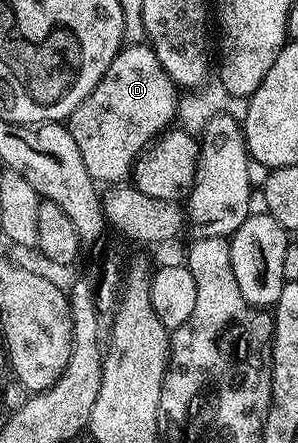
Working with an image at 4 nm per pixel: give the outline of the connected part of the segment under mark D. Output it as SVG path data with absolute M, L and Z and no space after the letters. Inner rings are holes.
M142 41L122 46L115 61L107 65L107 73L103 73L99 85L91 89L89 96L71 112L67 120L71 137L75 137L75 146L83 156L83 165L87 165L87 173L91 173L93 180L101 185L117 185L128 180L137 156L174 122L178 98L177 84L163 69L159 57L148 42Z

